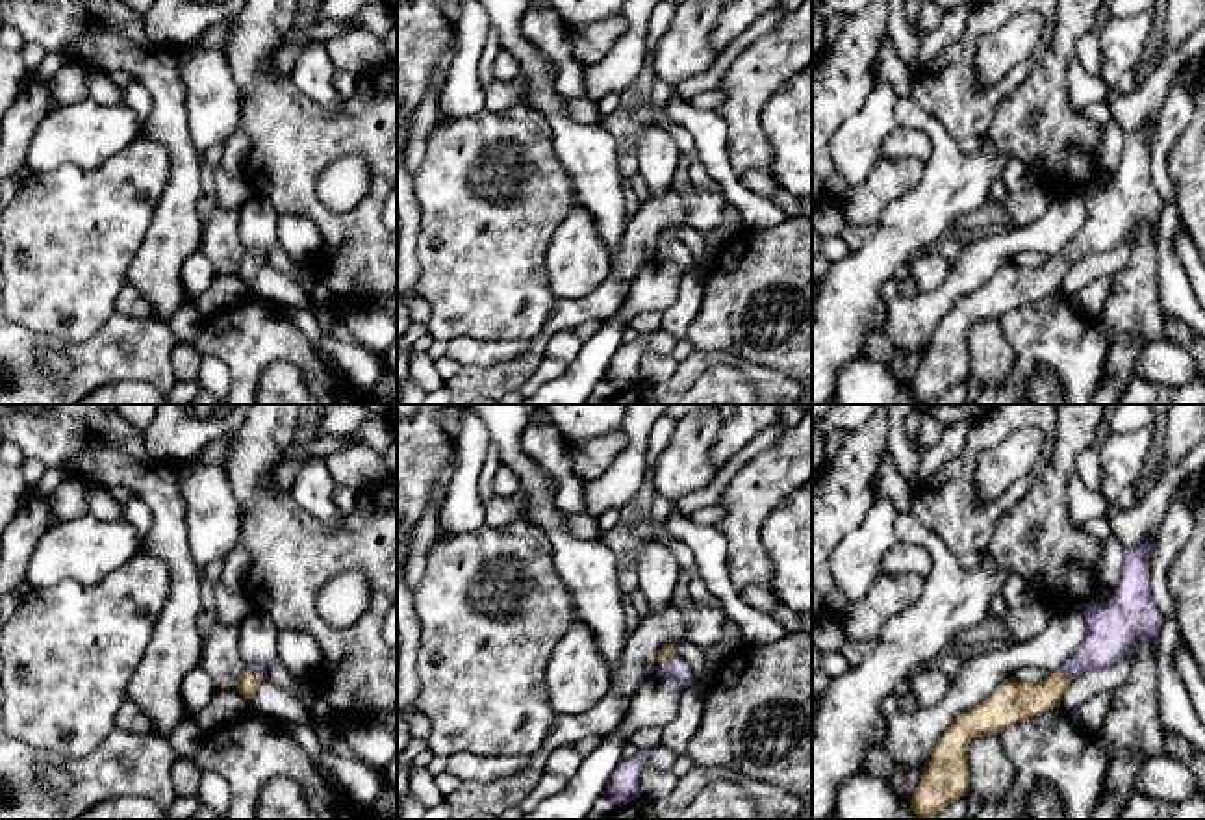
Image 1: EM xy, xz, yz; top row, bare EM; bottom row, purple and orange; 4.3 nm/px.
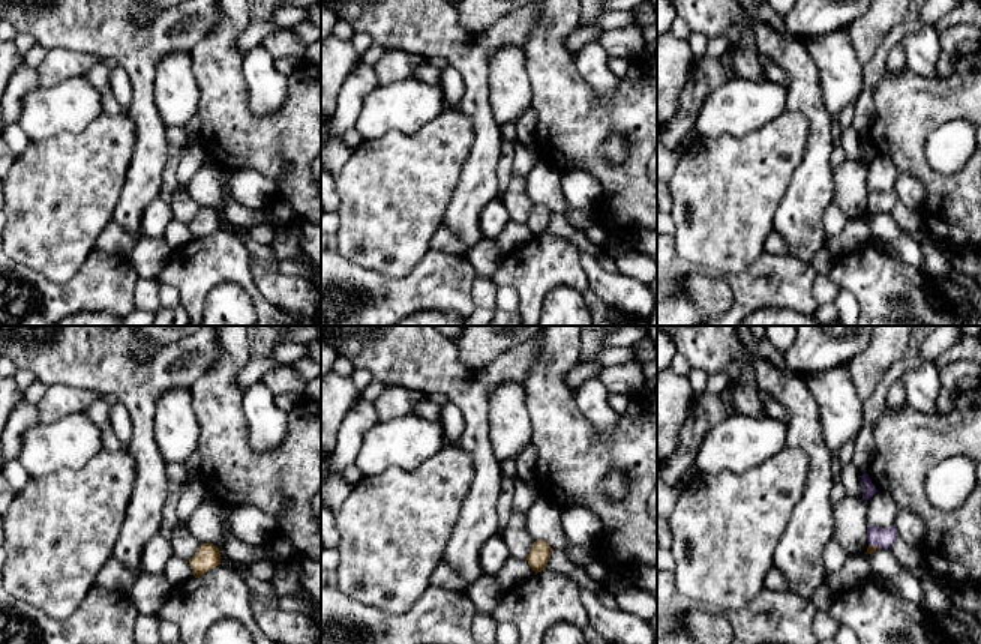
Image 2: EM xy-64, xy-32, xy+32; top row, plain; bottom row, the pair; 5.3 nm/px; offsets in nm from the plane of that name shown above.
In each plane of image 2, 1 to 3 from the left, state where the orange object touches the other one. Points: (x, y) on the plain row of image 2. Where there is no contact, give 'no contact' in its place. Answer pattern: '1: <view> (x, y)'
1: no contact
2: no contact
3: xy+32 (873, 209)

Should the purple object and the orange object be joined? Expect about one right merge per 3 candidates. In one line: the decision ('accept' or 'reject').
accept

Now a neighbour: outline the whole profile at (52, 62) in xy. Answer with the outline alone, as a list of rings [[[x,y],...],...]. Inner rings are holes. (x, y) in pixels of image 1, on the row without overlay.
[[[46,52],[33,78],[39,80],[41,83],[48,83],[67,61],[69,59],[65,54]]]

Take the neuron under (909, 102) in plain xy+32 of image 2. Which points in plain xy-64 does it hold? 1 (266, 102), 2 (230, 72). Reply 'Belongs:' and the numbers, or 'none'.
Belongs: 2

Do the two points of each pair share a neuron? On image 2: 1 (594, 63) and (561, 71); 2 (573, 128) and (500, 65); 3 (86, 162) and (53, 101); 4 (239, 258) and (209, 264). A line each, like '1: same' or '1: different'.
1: different
2: different
3: different
4: same

